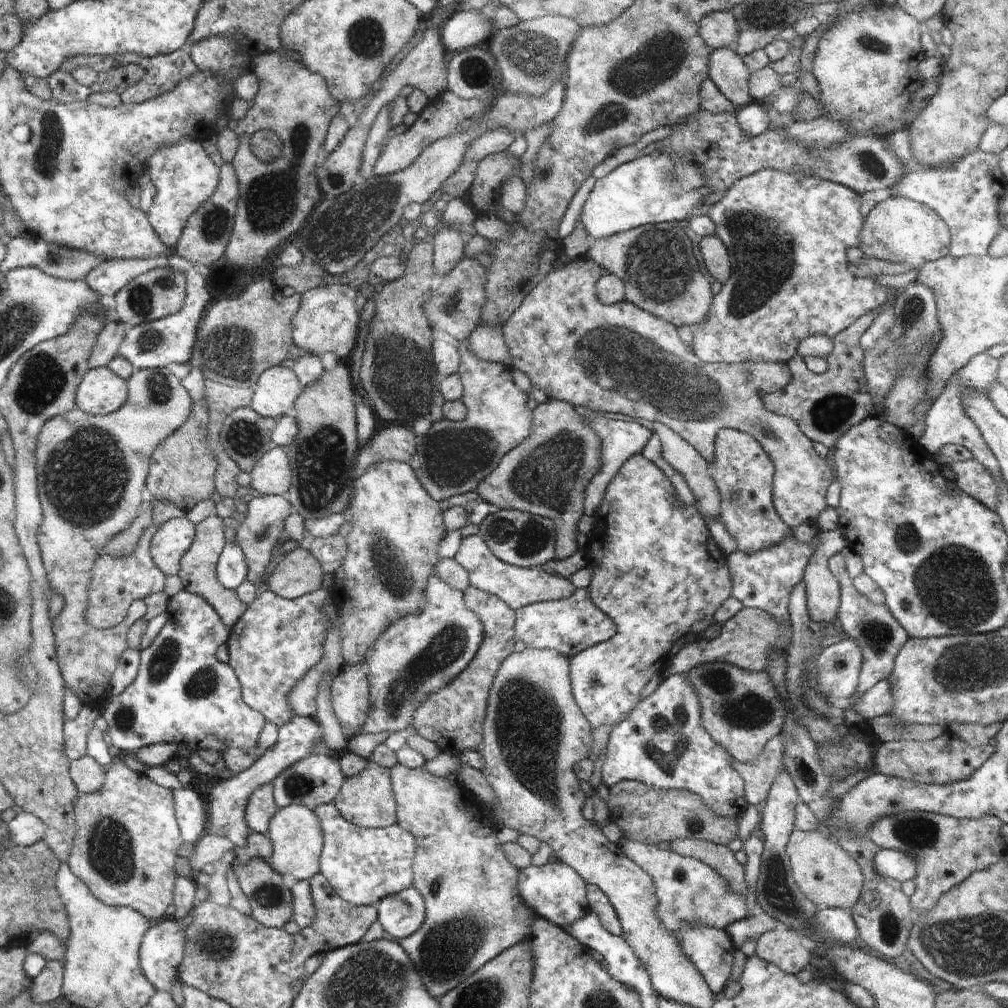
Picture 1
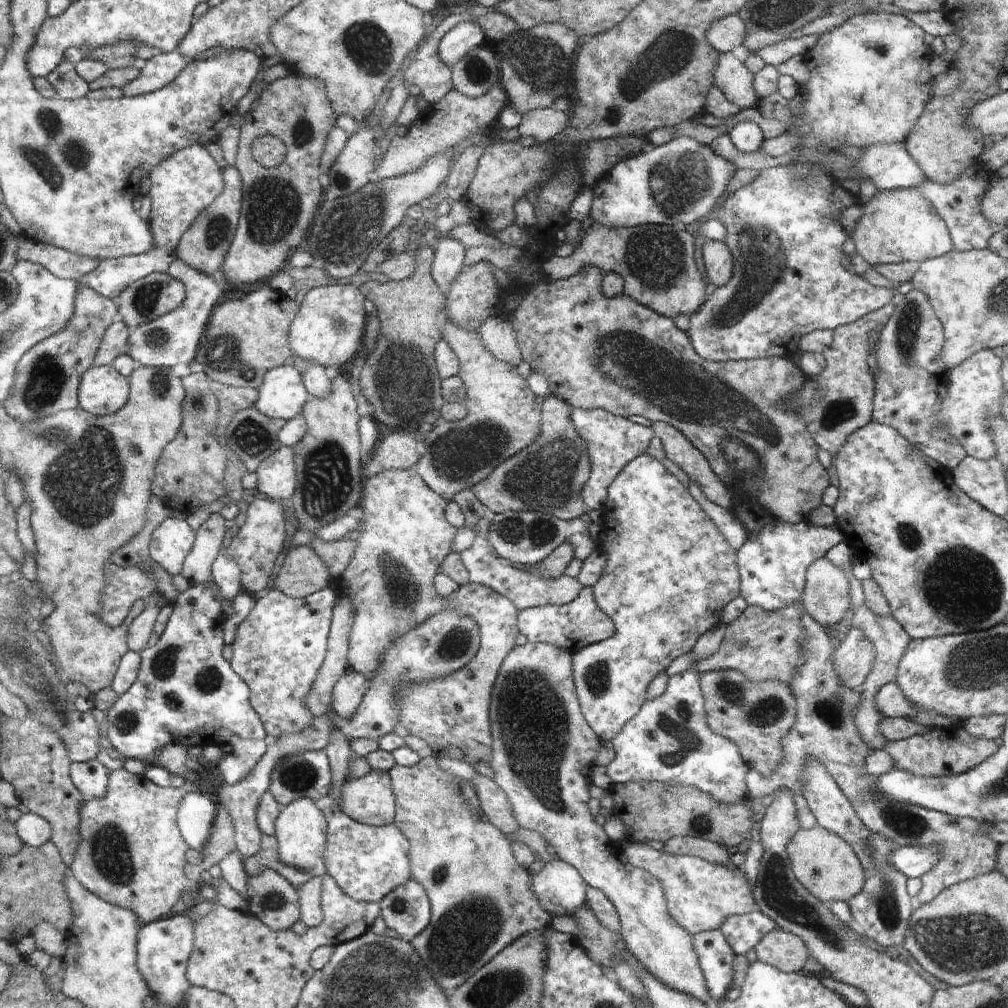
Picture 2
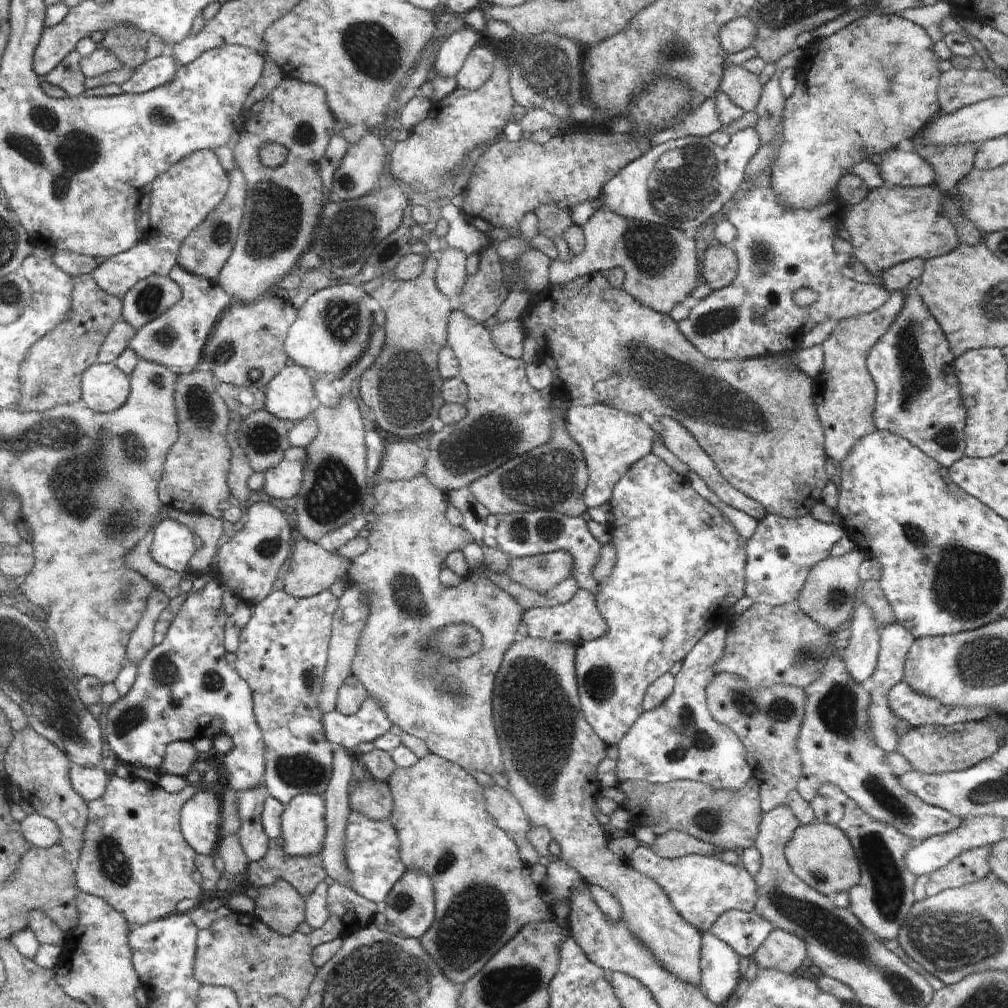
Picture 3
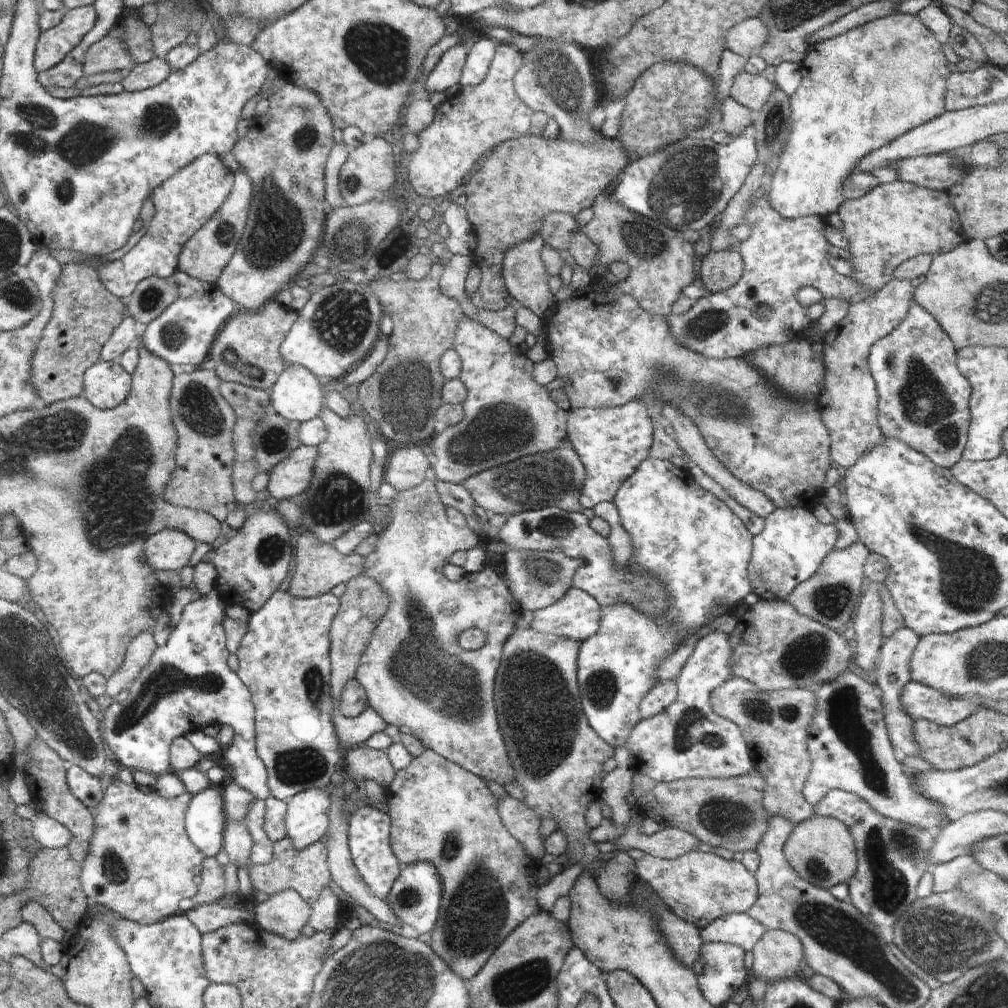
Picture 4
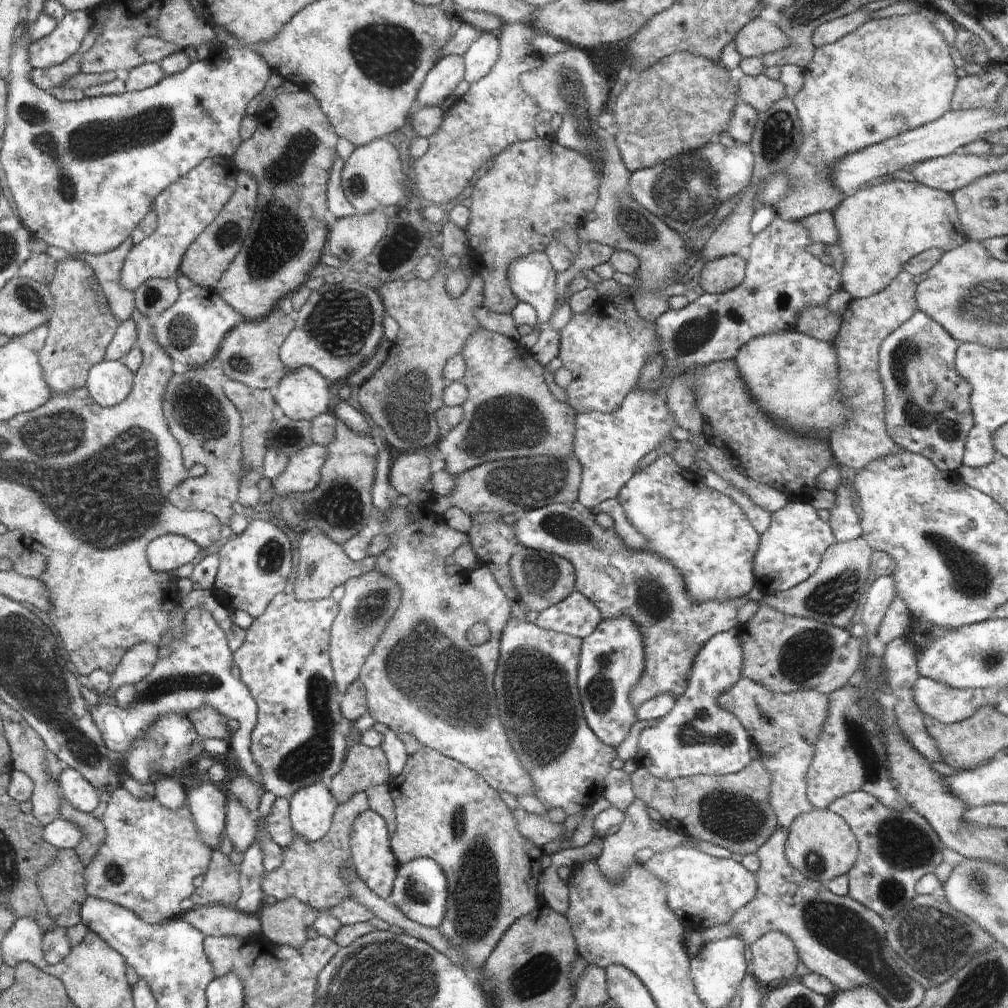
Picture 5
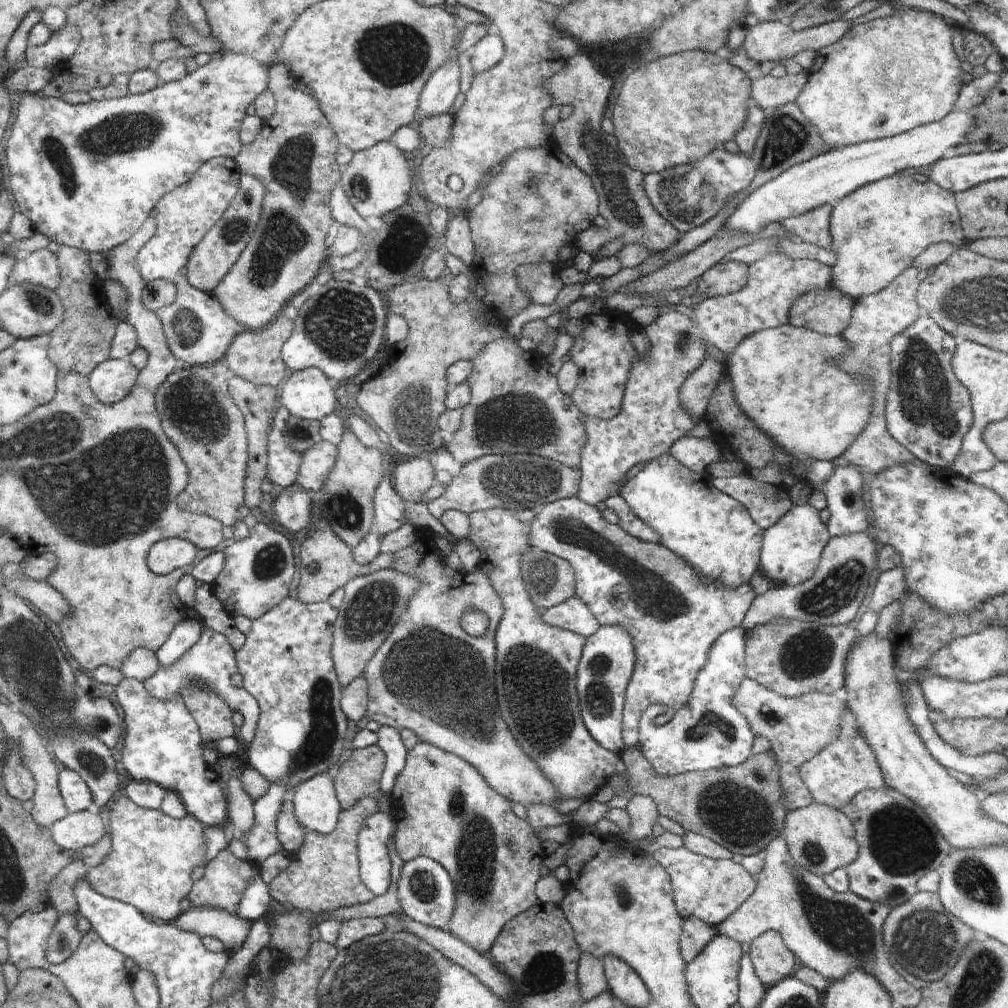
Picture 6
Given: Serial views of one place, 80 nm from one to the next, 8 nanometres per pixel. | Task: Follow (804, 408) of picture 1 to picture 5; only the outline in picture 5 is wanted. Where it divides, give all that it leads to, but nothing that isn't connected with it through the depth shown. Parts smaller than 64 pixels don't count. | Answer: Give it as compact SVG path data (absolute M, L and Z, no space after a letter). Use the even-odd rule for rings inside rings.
M903 270L884 290L863 299L851 299L841 314L841 327L832 342L837 348L841 378L839 399L845 405L850 405L851 419L844 427L835 429L830 436L829 447L835 464L860 470L871 462L898 454L902 450L888 436L885 427L885 386L878 365L879 348L884 338L918 310L915 301L917 284L912 278L909 272Z

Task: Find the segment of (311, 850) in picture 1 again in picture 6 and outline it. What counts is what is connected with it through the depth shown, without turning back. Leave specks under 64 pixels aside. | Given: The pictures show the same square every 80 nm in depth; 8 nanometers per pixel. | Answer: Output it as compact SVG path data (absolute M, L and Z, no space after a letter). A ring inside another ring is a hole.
M317 774L308 781L294 788L291 794L293 809L296 811L297 819L305 826L306 832L326 834L332 833L340 822L341 803L337 798L336 784L333 775Z

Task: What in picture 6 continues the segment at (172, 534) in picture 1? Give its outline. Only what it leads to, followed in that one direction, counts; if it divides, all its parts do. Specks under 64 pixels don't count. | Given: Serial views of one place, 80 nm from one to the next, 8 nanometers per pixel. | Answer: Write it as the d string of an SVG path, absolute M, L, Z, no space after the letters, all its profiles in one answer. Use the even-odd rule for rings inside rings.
M168 537L149 549L147 564L157 575L165 575L180 566L190 566L196 558L196 547L186 539Z

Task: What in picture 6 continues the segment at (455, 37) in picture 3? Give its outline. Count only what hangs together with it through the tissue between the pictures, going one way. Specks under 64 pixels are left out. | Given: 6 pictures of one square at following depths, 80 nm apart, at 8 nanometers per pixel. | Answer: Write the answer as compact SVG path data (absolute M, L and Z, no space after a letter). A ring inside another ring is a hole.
M450 60L429 78L421 96L422 118L448 113L459 91L460 69L456 60Z

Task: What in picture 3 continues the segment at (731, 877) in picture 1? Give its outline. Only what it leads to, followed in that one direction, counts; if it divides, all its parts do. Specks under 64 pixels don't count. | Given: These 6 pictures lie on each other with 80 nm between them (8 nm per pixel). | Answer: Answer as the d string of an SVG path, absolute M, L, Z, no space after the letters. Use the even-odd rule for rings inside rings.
M671 830L661 835L656 835L651 845L645 844L637 838L636 840L639 842L639 846L646 846L654 854L665 859L677 859L691 854L714 856L720 854L713 844L679 830Z

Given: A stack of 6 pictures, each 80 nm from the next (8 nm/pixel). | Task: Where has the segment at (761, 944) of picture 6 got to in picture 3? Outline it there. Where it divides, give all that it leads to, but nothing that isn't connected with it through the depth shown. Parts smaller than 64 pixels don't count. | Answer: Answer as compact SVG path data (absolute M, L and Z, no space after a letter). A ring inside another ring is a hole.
M772 928L752 956L760 969L794 975L807 957L805 942L794 933Z

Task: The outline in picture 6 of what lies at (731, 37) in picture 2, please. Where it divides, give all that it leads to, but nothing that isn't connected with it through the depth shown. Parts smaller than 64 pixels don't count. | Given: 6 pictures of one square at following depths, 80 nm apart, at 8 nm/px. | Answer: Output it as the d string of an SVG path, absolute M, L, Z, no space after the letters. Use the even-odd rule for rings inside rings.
M840 19L801 31L793 29L790 24L781 22L749 22L748 28L746 28L747 35L745 36L745 41L742 46L746 56L760 64L765 63L766 61L782 61L783 59L794 58L798 53L805 50L816 52L817 50L836 42L850 27L852 27L851 21Z

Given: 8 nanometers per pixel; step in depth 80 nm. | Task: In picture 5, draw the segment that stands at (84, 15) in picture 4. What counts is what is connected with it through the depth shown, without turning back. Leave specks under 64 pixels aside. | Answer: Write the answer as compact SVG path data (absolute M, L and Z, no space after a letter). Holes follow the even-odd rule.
M67 11L45 38L29 44L29 63L34 69L61 65L75 55L92 24L90 11Z

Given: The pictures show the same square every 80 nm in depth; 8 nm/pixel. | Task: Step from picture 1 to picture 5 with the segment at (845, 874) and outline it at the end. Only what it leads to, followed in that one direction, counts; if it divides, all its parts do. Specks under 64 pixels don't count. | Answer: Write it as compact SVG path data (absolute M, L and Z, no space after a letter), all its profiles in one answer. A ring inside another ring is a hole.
M814 808L799 814L790 823L785 844L788 862L814 881L827 883L836 875L847 873L858 858L858 841L848 823L827 808Z

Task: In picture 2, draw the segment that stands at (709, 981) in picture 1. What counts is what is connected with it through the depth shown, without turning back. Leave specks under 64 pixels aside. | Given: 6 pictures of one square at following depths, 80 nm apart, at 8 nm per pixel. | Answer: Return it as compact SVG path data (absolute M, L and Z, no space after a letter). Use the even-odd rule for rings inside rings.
M718 929L694 934L693 945L704 973L708 994L714 1005L724 1000L726 993L734 986L732 978L734 976L734 957L736 954Z

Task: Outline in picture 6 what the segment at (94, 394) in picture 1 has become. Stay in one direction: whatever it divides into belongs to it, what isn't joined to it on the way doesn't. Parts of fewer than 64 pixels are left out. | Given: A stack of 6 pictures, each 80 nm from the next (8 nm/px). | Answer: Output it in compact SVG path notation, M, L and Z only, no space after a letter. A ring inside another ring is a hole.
M108 359L89 374L89 386L103 403L122 401L134 388L140 371L127 359Z

